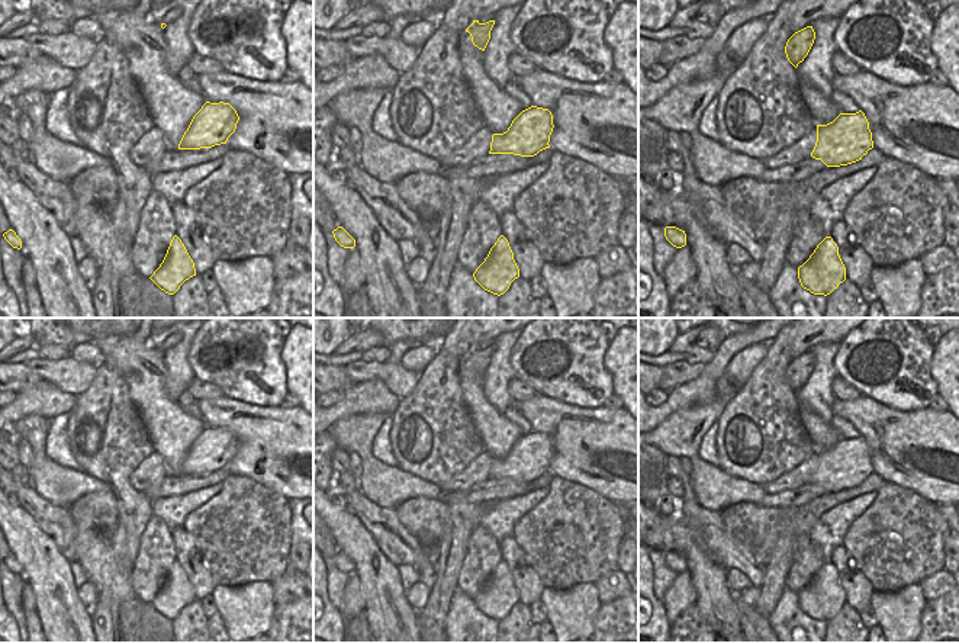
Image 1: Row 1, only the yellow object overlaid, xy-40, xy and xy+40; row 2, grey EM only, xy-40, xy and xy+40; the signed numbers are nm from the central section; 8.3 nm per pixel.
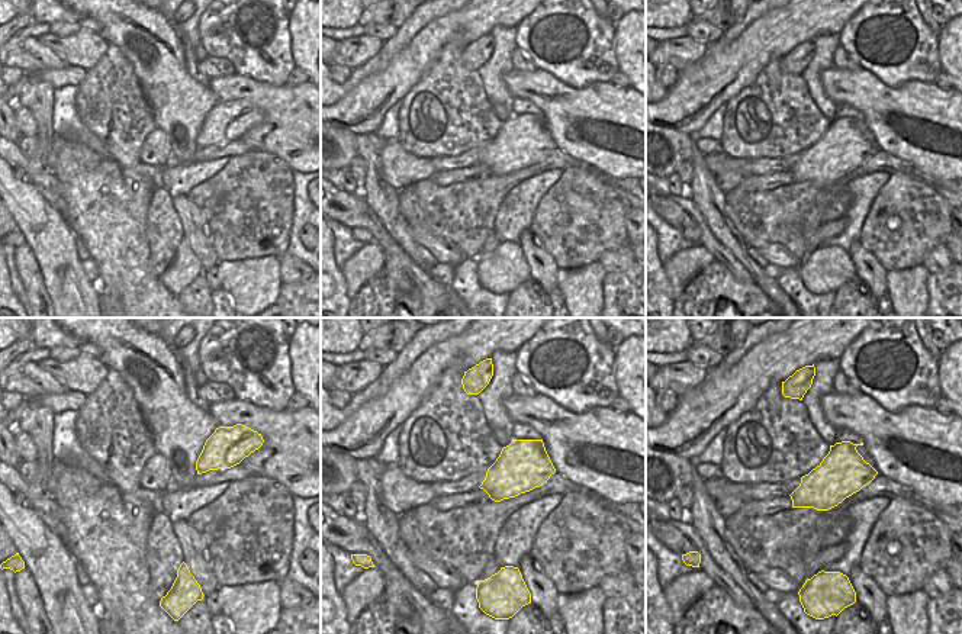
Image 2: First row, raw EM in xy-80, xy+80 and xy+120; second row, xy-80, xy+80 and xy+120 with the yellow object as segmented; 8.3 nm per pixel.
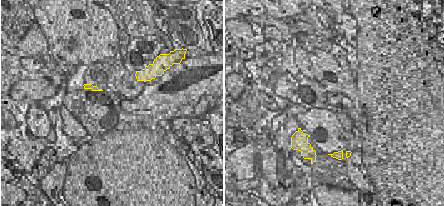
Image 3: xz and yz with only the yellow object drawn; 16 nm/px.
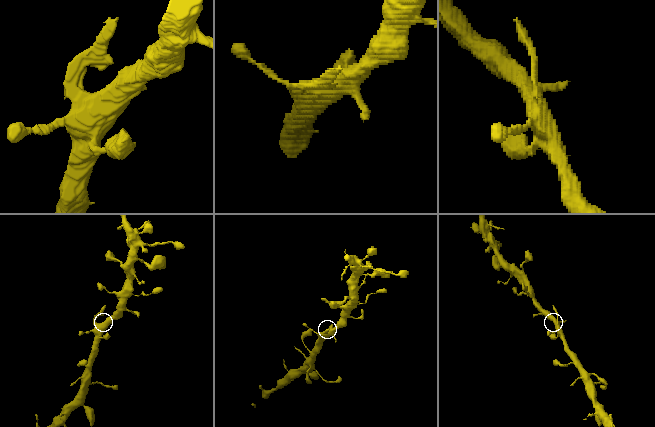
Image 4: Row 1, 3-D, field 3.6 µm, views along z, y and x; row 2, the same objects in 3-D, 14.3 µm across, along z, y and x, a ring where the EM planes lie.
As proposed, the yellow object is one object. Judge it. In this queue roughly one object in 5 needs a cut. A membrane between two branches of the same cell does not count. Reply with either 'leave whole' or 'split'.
leave whole

